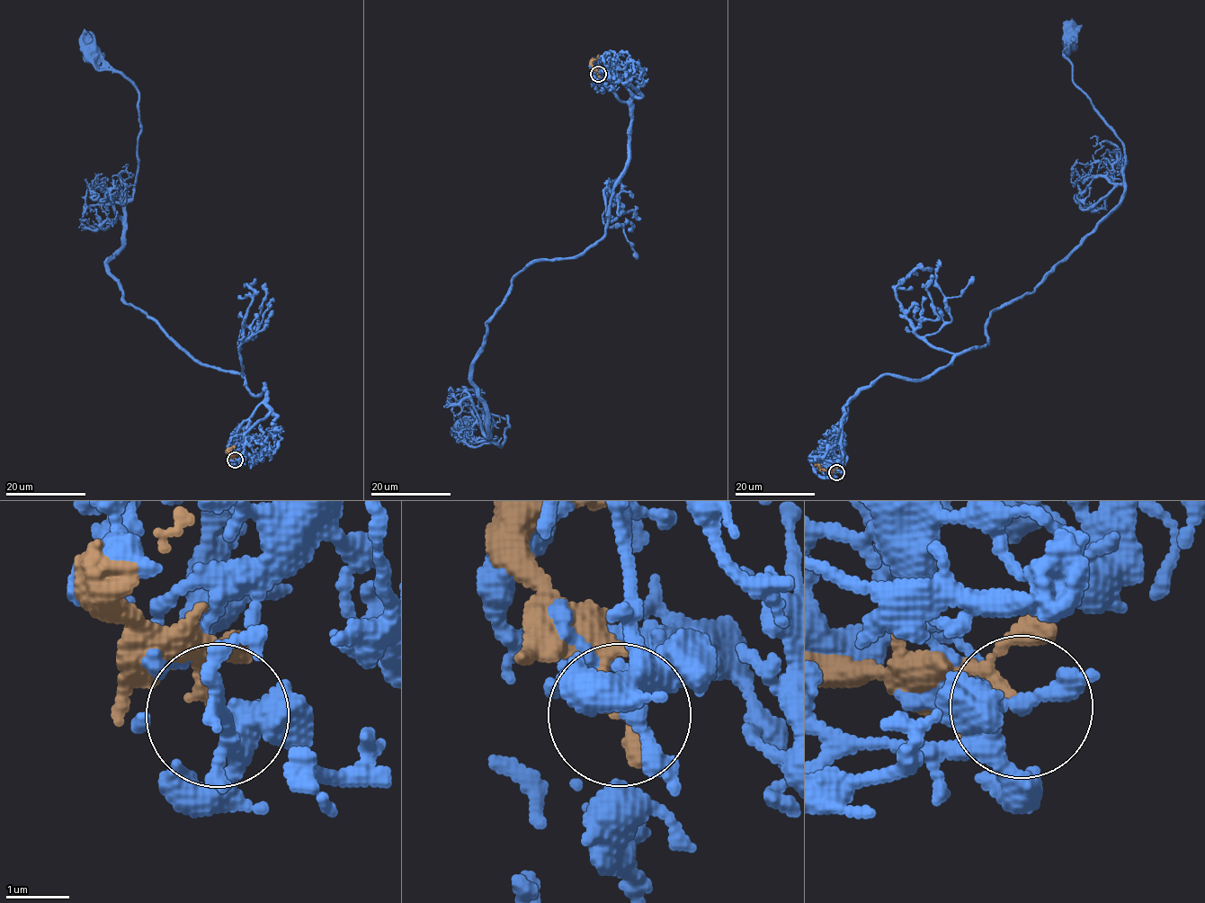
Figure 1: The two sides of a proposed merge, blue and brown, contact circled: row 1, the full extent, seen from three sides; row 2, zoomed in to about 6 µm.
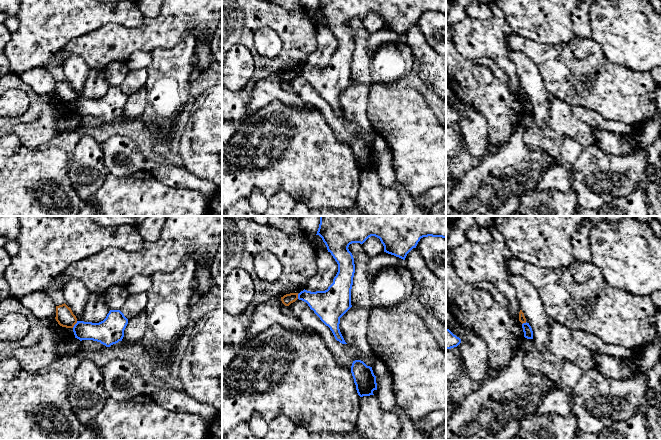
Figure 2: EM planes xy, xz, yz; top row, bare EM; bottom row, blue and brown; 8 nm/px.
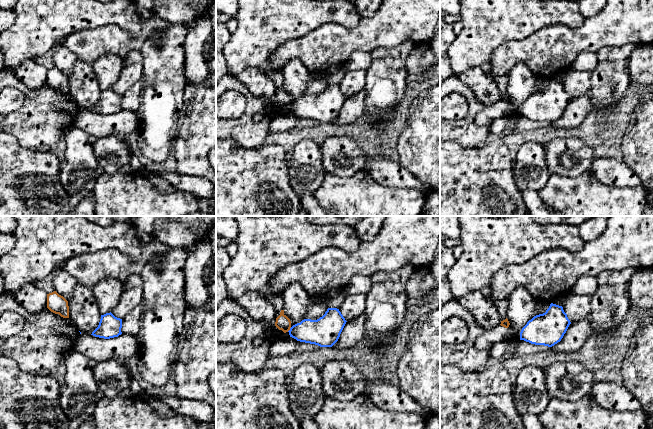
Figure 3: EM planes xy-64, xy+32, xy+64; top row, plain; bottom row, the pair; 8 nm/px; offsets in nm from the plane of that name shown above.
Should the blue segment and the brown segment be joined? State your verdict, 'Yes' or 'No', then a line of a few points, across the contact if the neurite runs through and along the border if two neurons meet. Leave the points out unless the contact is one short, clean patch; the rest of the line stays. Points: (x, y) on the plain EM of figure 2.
No

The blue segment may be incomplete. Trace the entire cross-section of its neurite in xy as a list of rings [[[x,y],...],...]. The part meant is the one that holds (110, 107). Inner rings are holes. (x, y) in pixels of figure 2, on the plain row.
[[[110,86],[99,99],[77,97],[73,103],[75,114],[100,118],[106,123],[122,117],[128,95],[120,86]]]

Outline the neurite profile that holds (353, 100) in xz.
[[[351,83],[341,94],[339,105],[347,120],[372,132],[372,125],[367,117],[369,86]]]

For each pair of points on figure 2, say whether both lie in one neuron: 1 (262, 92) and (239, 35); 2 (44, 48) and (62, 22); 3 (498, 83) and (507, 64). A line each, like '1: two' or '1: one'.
1: two
2: one
3: two

